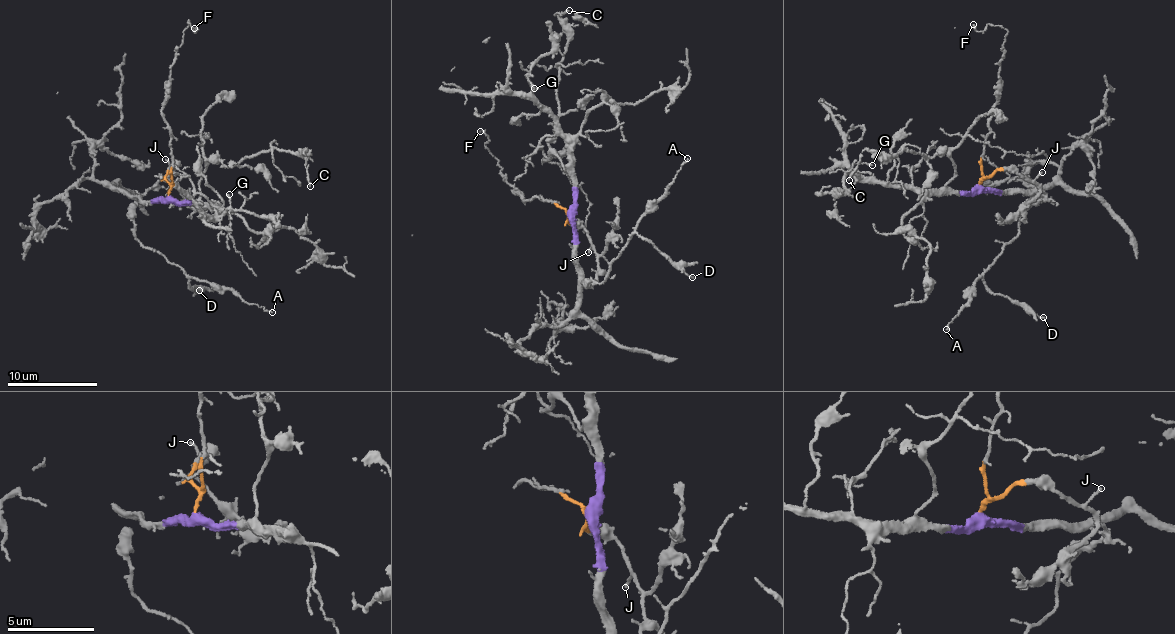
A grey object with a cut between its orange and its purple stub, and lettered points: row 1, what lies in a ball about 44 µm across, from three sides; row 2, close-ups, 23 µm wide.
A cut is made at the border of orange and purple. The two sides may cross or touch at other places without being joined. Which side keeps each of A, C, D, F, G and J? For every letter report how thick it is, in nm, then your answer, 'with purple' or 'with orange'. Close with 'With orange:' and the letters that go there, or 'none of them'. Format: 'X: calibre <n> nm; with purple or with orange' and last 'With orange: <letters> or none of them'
A: calibre 100 nm; with orange
C: calibre 120 nm; with purple
D: calibre 110 nm; with orange
F: calibre 140 nm; with orange
G: calibre 130 nm; with purple
J: calibre 130 nm; with orange
With orange: A, D, F, J

